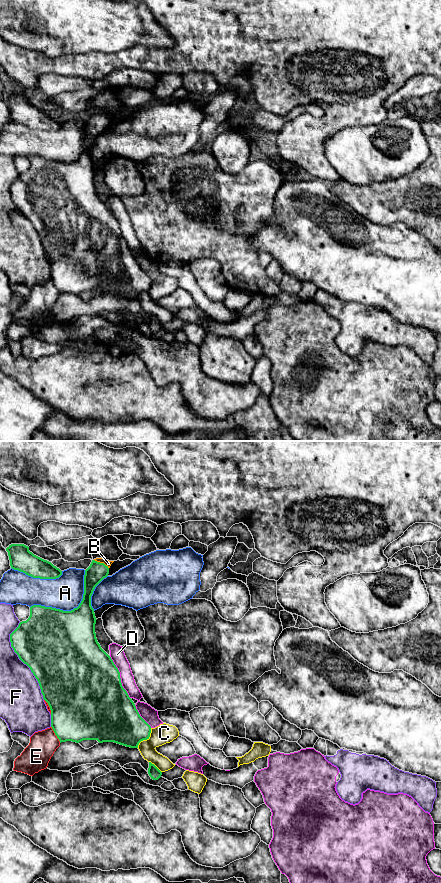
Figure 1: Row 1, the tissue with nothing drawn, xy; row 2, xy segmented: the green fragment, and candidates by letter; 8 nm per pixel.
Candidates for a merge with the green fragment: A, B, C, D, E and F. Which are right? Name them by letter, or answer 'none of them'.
B

